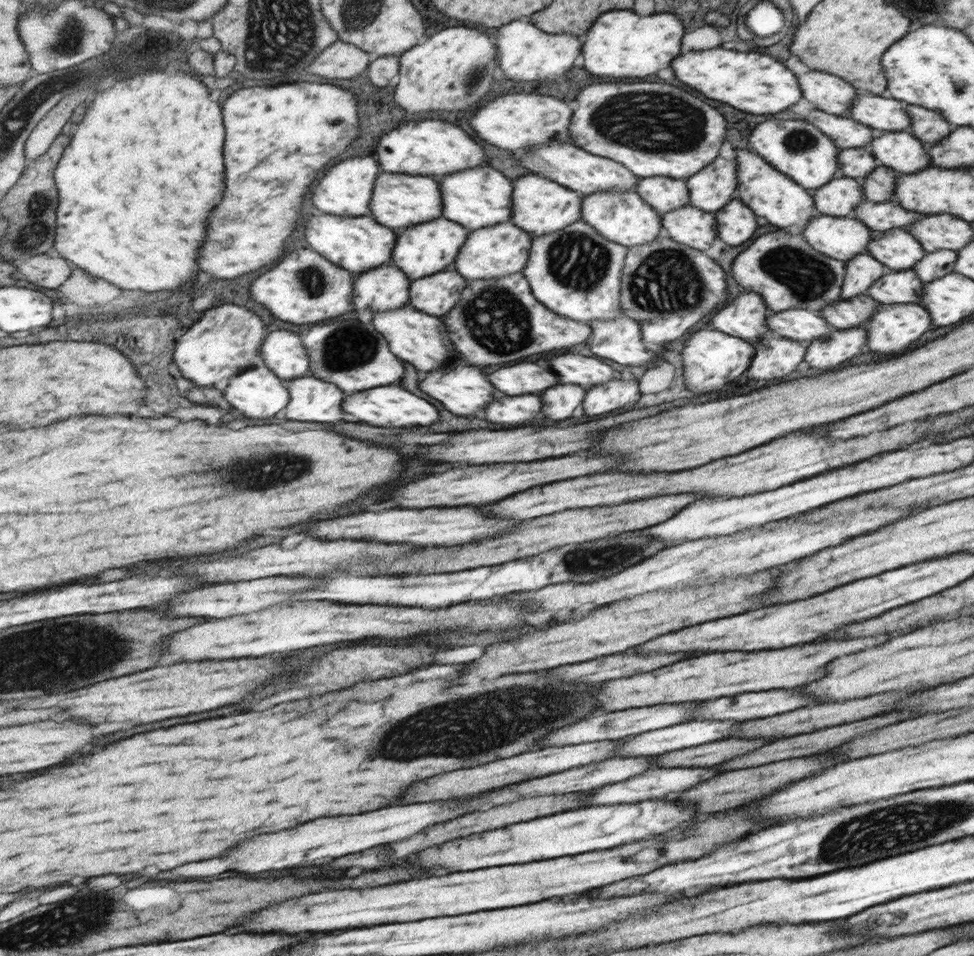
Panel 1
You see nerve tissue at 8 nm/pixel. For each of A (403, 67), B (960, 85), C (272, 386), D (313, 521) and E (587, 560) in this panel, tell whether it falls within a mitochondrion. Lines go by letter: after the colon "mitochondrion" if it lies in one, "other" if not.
A: other
B: mitochondrion
C: other
D: other
E: mitochondrion

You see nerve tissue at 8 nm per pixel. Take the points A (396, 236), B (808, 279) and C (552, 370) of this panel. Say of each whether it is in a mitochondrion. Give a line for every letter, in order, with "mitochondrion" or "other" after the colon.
A: other
B: mitochondrion
C: other

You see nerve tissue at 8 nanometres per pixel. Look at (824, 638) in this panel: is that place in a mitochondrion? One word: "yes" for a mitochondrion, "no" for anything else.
no

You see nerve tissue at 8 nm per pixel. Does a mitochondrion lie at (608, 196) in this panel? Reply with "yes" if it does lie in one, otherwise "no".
no

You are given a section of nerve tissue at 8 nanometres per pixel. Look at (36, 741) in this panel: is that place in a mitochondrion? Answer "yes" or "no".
no

